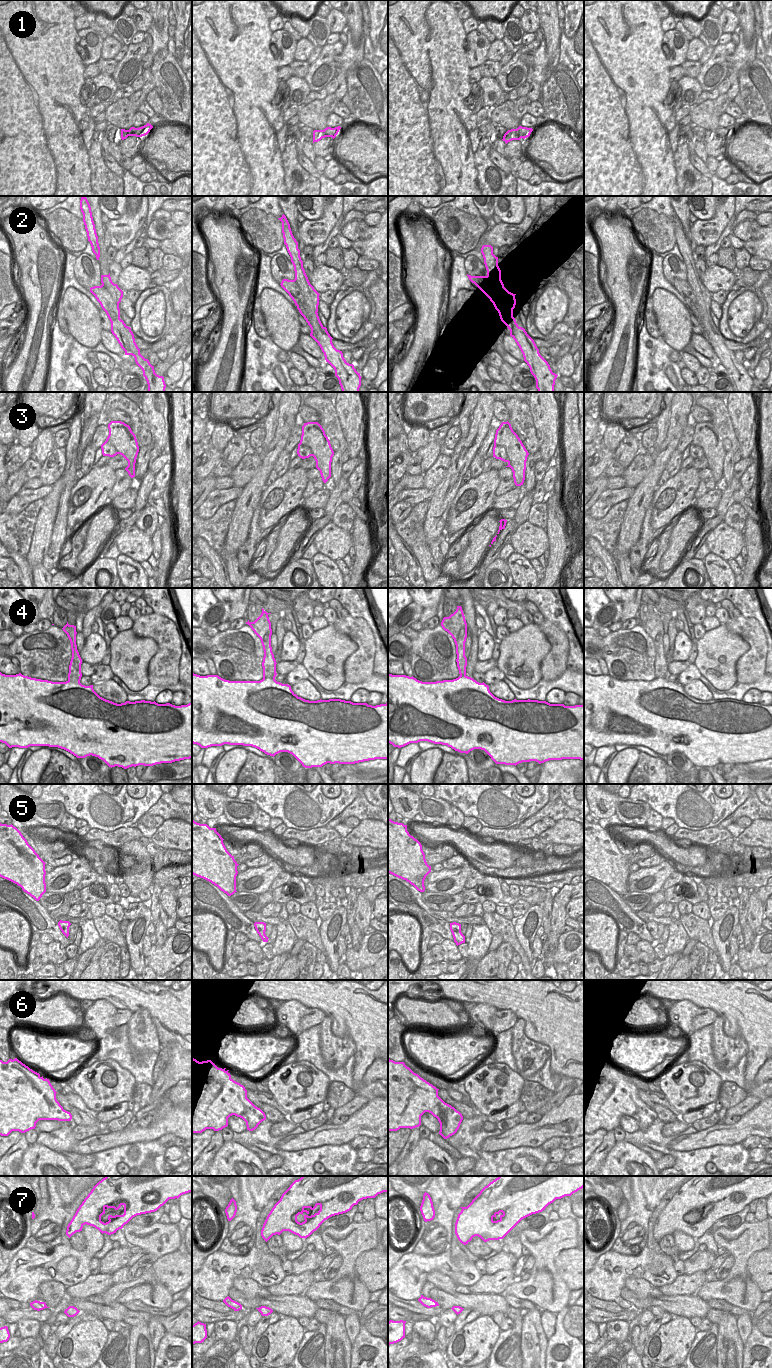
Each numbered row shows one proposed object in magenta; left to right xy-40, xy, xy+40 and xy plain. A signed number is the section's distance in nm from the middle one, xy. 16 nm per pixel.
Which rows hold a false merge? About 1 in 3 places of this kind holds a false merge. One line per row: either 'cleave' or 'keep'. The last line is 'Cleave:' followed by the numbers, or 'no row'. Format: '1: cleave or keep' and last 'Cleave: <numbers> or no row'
1: cleave
2: cleave
3: cleave
4: keep
5: keep
6: keep
7: keep
Cleave: 1, 2, 3

